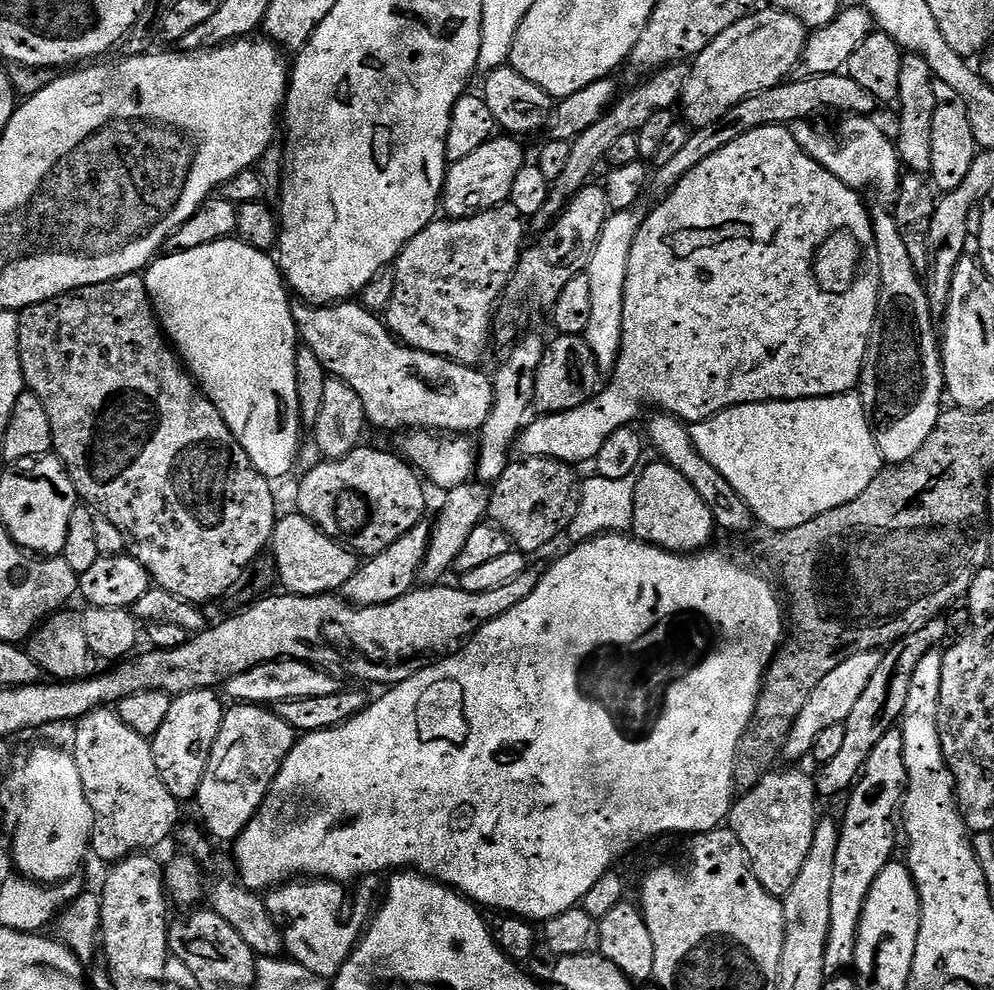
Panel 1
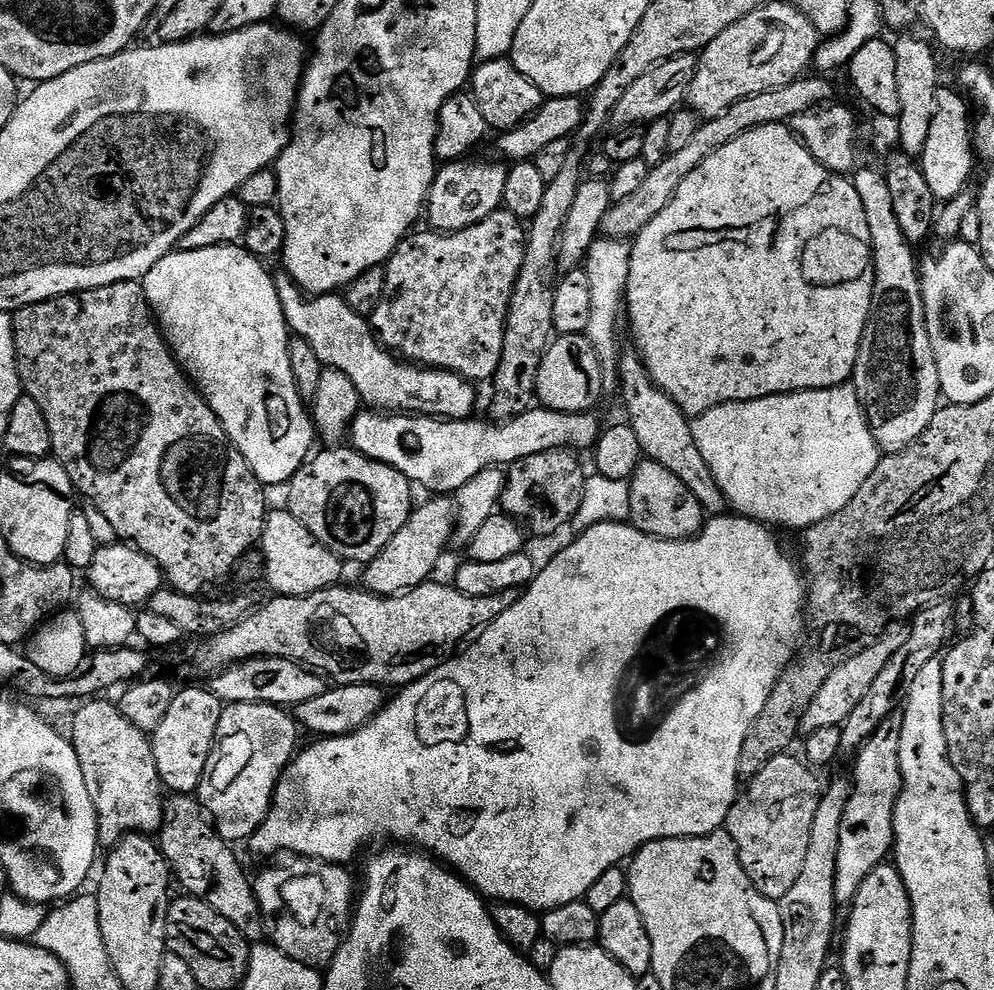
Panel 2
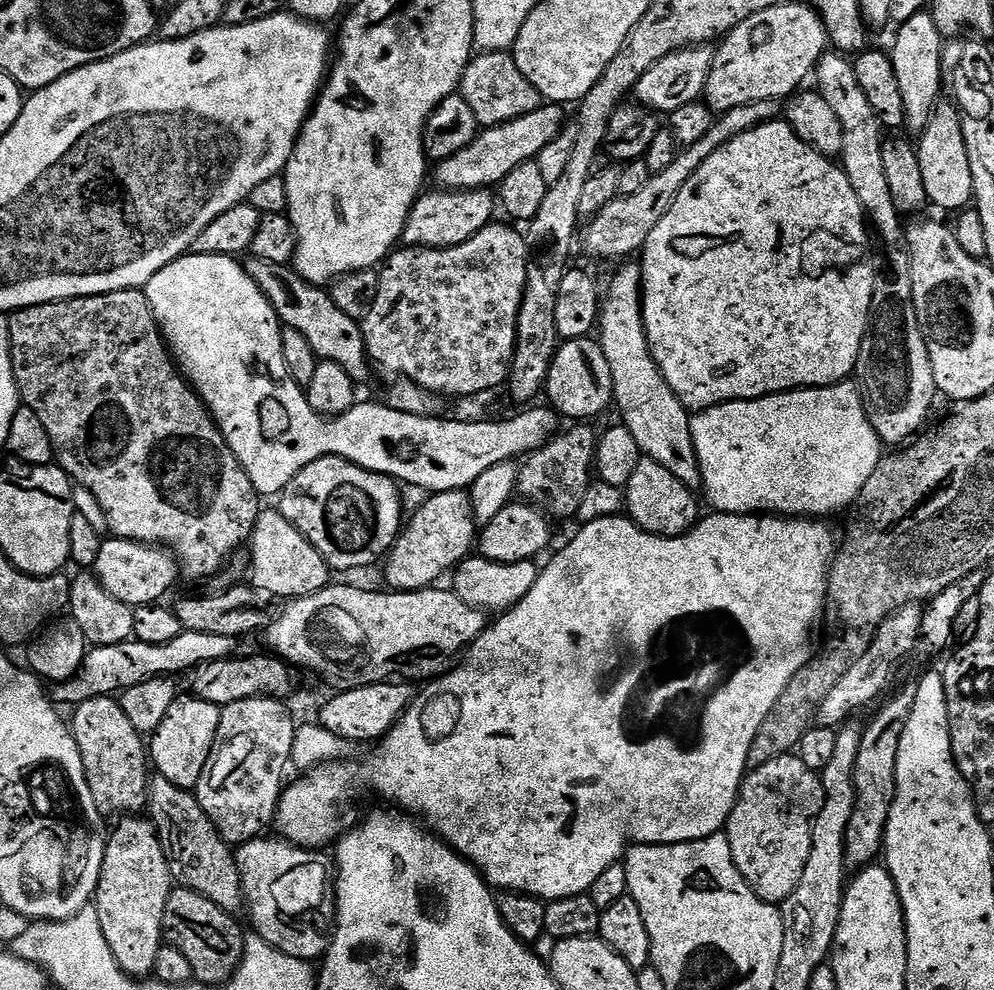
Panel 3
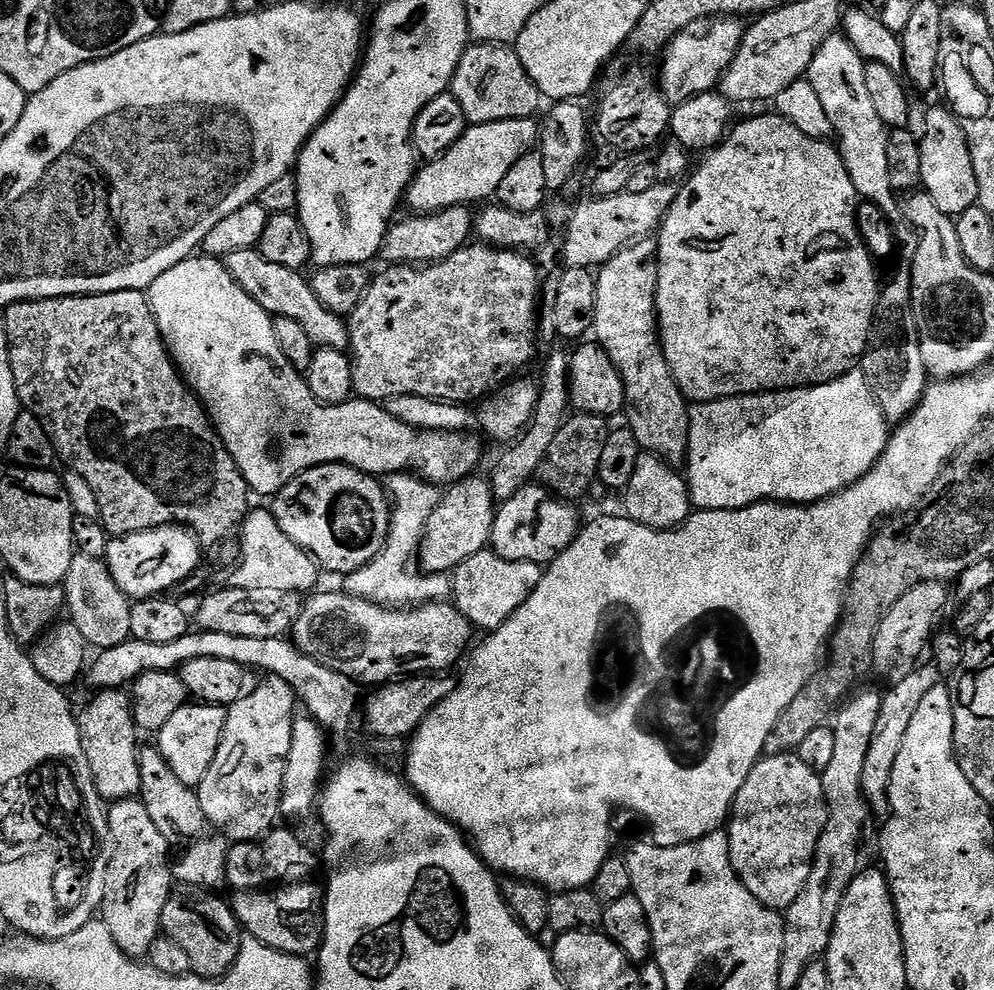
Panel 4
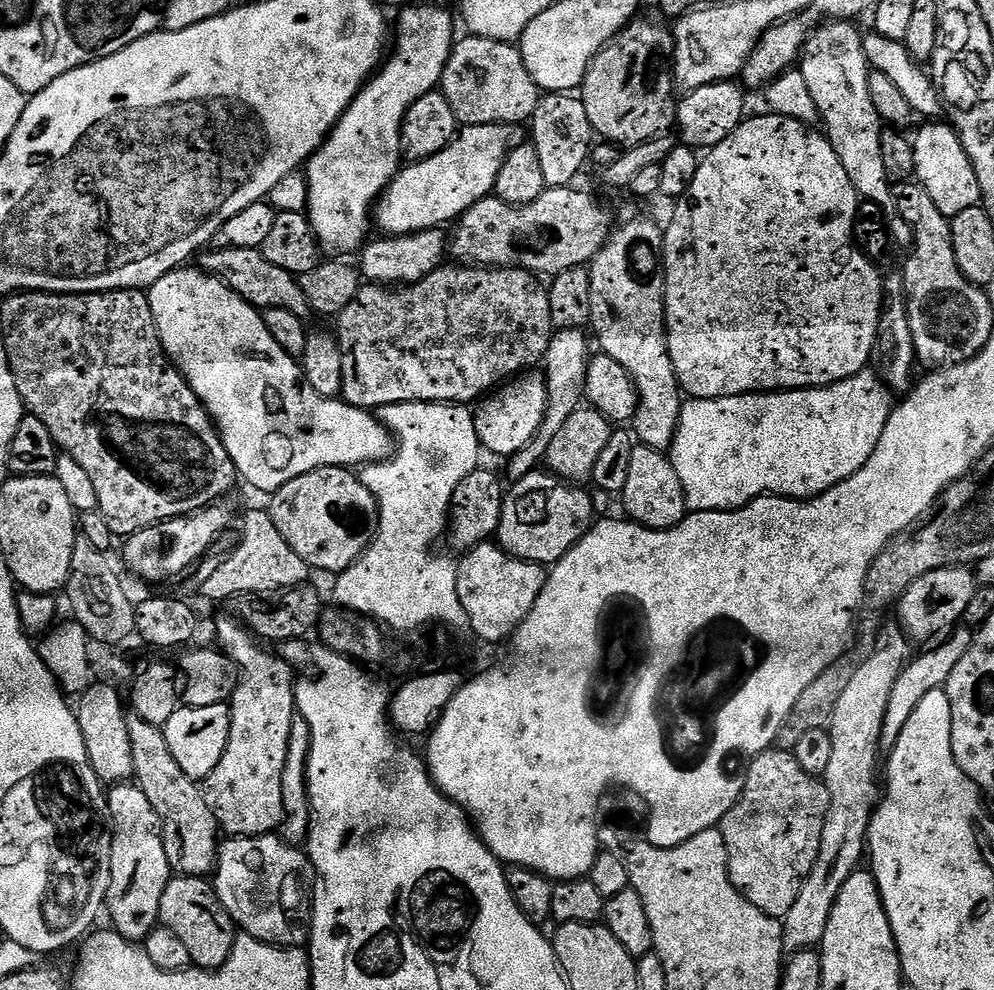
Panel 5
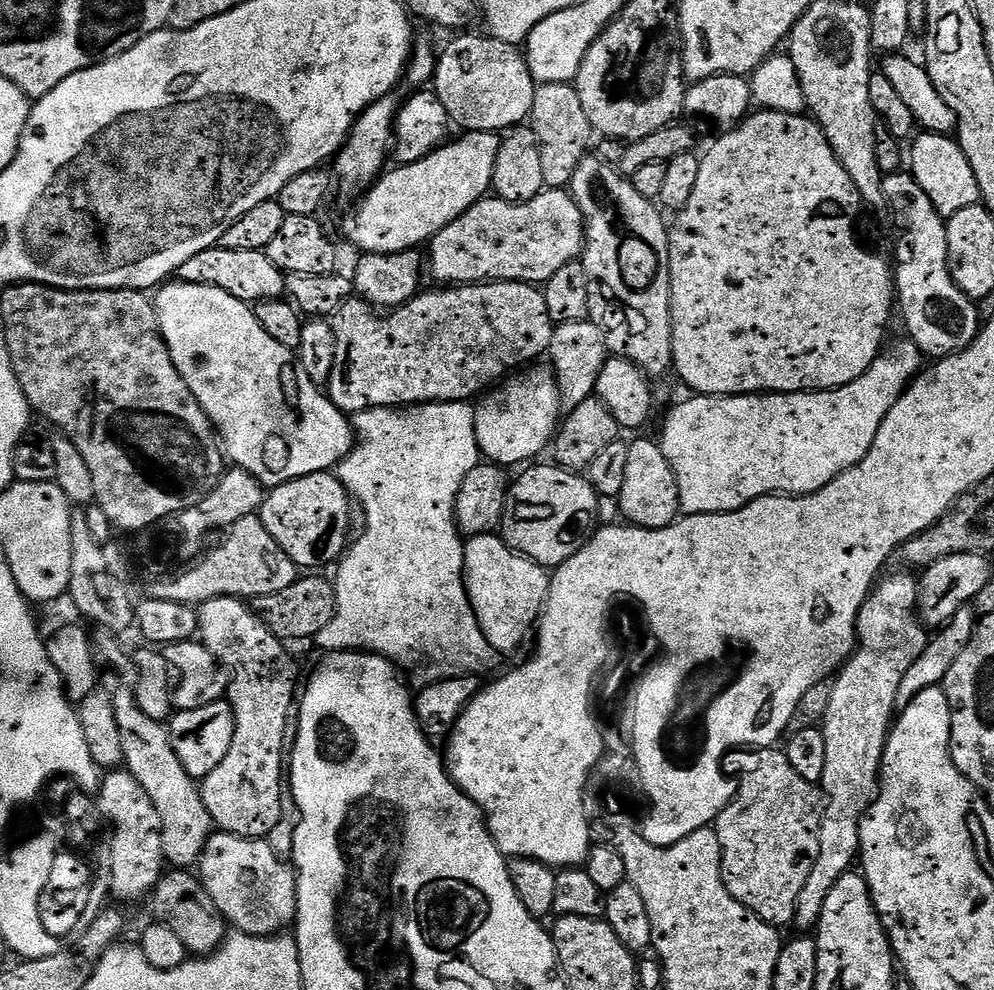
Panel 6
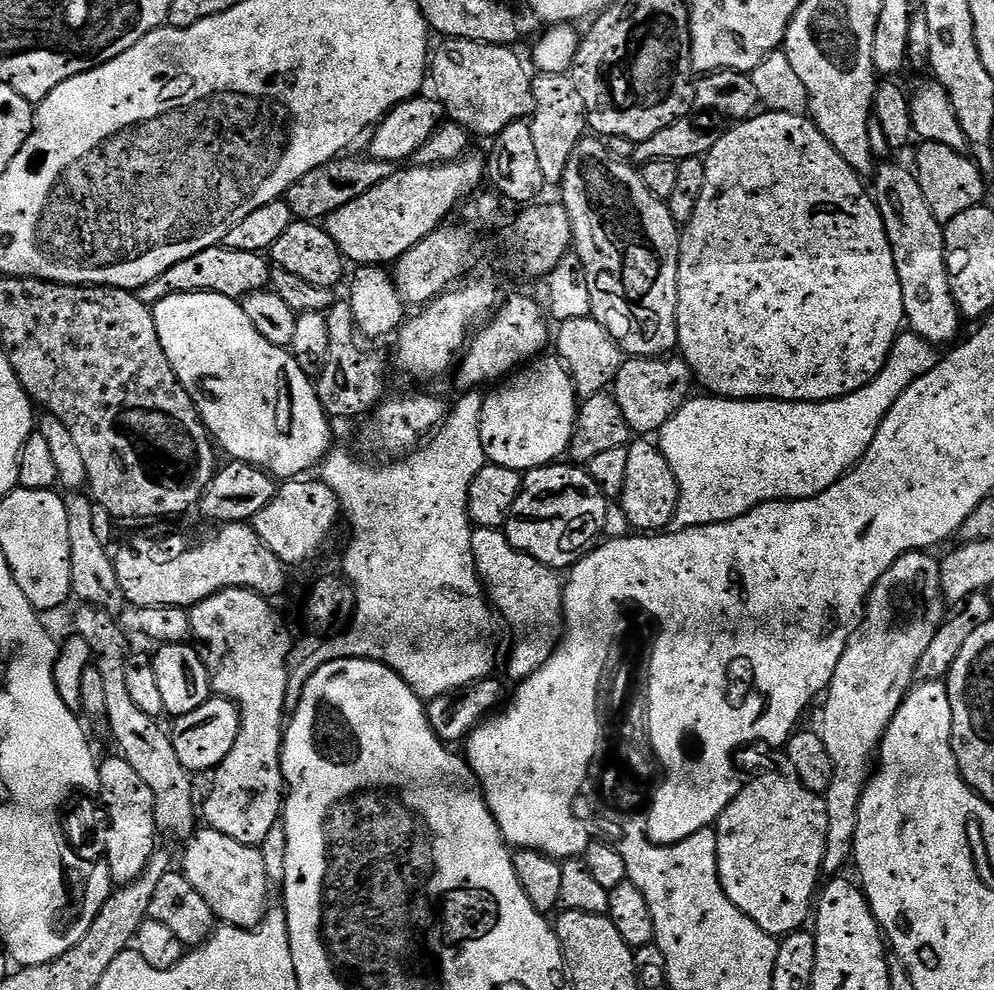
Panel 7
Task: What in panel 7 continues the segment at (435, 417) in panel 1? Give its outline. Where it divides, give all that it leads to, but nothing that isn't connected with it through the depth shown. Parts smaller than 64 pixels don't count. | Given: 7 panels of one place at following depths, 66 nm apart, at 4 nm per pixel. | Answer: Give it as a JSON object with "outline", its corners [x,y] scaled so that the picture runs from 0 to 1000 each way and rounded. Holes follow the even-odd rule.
{"outline":[[[218,248],[203,253],[195,257],[195,261],[187,261],[171,269],[167,277],[155,281],[155,285],[147,285],[147,289],[140,291],[139,298],[142,305],[150,309],[158,307],[160,303],[171,297],[184,295],[218,295],[230,299],[232,303],[241,303],[253,295],[259,295],[261,291],[270,291],[271,287],[272,267],[263,256],[240,255]]]}

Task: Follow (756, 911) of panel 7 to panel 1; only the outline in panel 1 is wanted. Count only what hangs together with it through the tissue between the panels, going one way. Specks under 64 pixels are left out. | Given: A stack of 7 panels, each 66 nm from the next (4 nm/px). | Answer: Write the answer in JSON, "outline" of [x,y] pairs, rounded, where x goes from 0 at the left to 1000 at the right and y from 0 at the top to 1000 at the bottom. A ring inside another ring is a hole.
{"outline":[[[793,774],[790,780],[778,778],[762,792],[752,797],[748,804],[739,809],[730,829],[731,835],[746,851],[753,864],[757,882],[767,891],[776,905],[789,906],[799,895],[803,882],[811,872],[811,863],[819,851],[821,824],[821,789],[816,783],[804,780],[804,775]]]}

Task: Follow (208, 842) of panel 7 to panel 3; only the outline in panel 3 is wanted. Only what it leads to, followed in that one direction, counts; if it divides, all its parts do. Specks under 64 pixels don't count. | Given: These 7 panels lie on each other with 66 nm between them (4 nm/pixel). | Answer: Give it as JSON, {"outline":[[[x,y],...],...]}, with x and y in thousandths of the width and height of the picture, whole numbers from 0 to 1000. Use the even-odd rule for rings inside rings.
{"outline":[[[259,846],[251,848],[236,858],[237,874],[243,887],[245,912],[247,922],[254,928],[253,940],[274,958],[279,958],[284,964],[292,964],[292,968],[318,972],[330,961],[332,953],[332,934],[338,928],[338,895],[336,892],[336,877],[326,866],[327,862],[313,857],[302,857],[285,847],[266,848]]]}

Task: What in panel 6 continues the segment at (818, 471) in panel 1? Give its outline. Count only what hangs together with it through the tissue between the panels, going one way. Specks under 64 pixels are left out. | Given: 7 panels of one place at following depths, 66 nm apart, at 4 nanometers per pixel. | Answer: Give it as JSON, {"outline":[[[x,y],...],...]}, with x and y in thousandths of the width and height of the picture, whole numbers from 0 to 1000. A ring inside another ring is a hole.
{"outline":[[[906,341],[898,352],[897,356],[893,357],[893,354],[886,355],[885,360],[875,370],[875,374],[871,374],[871,378],[867,378],[867,382],[859,382],[859,386],[855,386],[851,390],[846,392],[840,392],[834,396],[770,396],[768,398],[758,398],[755,400],[701,400],[699,398],[693,399],[693,404],[688,404],[685,408],[680,408],[672,416],[672,421],[668,424],[668,433],[665,434],[664,440],[662,439],[662,447],[666,459],[670,459],[670,467],[674,467],[674,471],[678,475],[678,483],[682,487],[682,499],[684,500],[684,515],[687,520],[697,521],[698,519],[722,519],[723,517],[740,517],[746,511],[751,511],[755,507],[759,507],[763,503],[768,501],[814,501],[819,499],[823,495],[830,493],[835,487],[839,487],[839,483],[846,481],[851,475],[855,475],[860,469],[865,469],[867,463],[871,463],[871,459],[875,459],[875,451],[879,451],[879,442],[883,442],[883,430],[887,430],[887,426],[891,422],[891,418],[895,418],[895,414],[899,410],[899,406],[903,406],[905,401],[908,400],[910,392],[913,391],[915,385],[927,375],[928,357],[926,351],[920,346],[919,343],[912,341]]]}

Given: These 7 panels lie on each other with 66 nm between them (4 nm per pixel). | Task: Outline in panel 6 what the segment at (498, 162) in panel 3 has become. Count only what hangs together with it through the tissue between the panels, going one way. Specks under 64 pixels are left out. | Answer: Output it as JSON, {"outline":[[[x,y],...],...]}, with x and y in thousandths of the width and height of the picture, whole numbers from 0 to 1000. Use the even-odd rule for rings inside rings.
{"outline":[[[467,133],[454,145],[448,143],[434,154],[429,160],[425,160],[415,166],[404,166],[387,173],[365,195],[362,207],[354,214],[354,219],[346,226],[346,234],[350,242],[366,257],[400,257],[401,255],[413,255],[422,252],[422,246],[430,247],[436,238],[439,238],[453,224],[457,224],[473,208],[477,208],[482,202],[492,197],[497,180],[497,164],[501,164],[501,152],[504,138],[497,133]]]}

